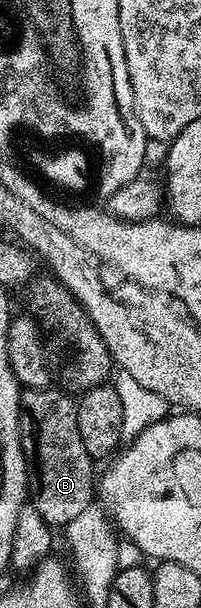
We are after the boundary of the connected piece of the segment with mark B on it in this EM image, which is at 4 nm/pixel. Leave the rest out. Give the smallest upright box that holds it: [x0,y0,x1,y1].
[19,388,97,528]

